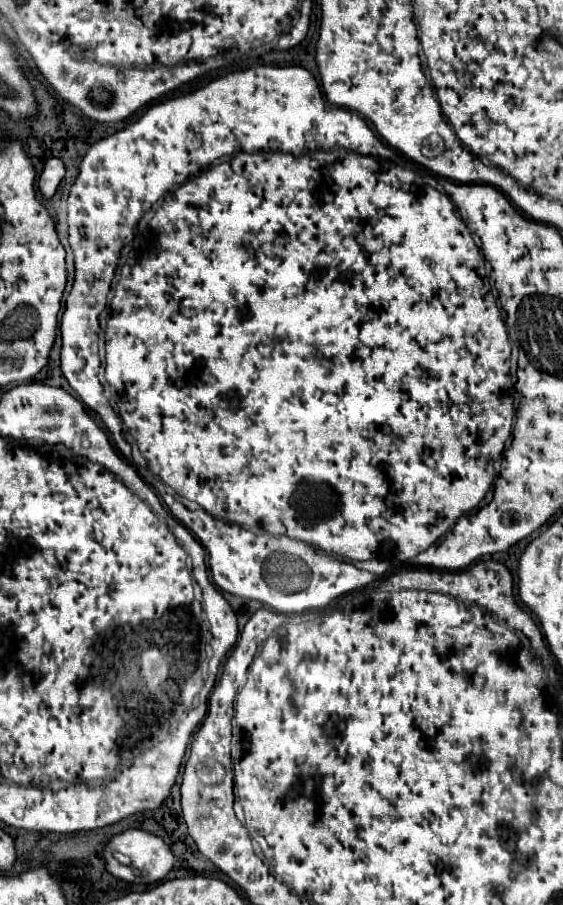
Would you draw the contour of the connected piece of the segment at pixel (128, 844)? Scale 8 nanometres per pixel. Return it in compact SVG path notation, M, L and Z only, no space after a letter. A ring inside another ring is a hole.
M128 829L128 831L120 833L120 835L114 835L110 839L110 843L106 845L106 849L104 849L104 857L106 857L106 869L114 877L124 879L128 883L142 883L142 885L152 885L152 883L162 881L174 869L174 863L176 863L174 853L166 845L166 841L162 841L162 837L158 837L158 835L154 835L150 831L142 831L142 829ZM114 853L122 853L122 855L130 857L132 859L132 865L130 867L122 865L114 857Z

